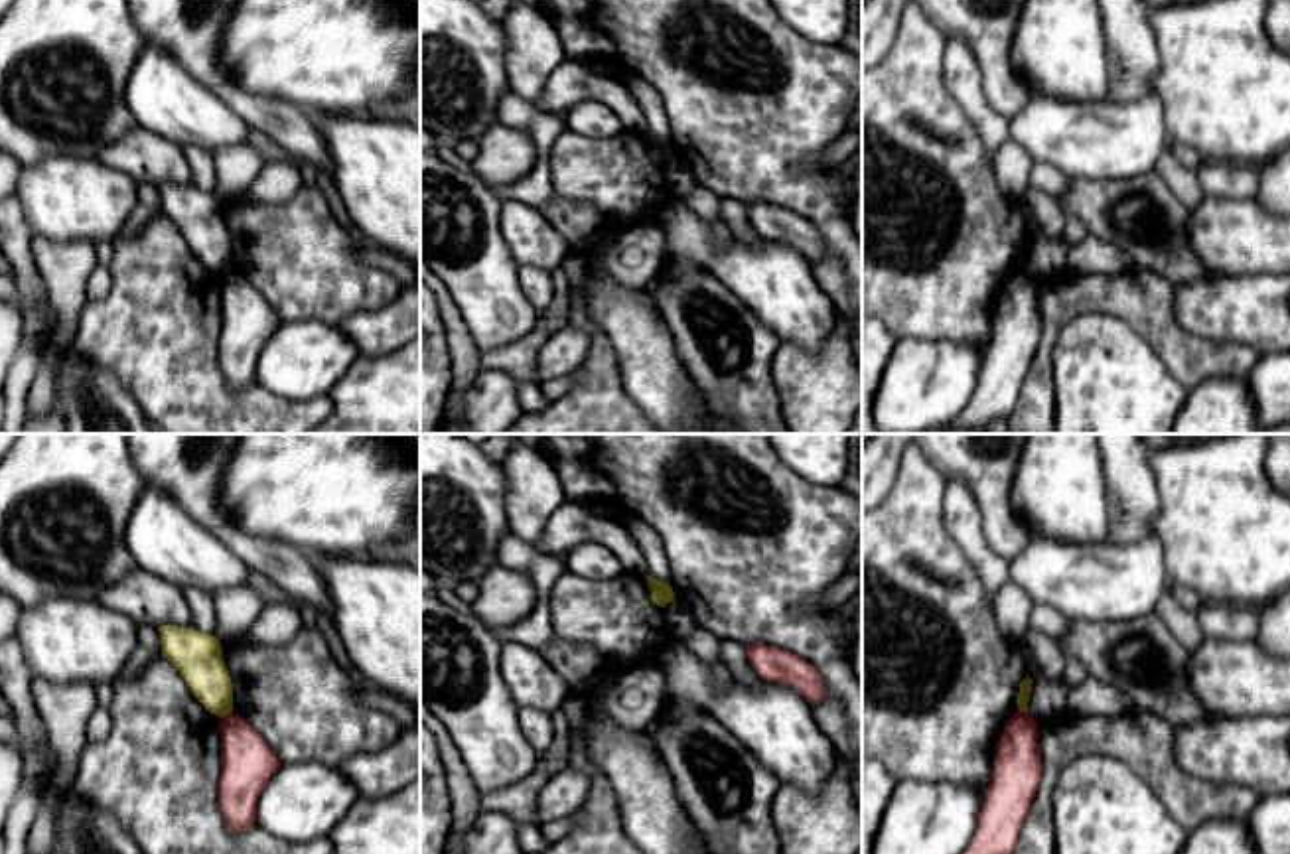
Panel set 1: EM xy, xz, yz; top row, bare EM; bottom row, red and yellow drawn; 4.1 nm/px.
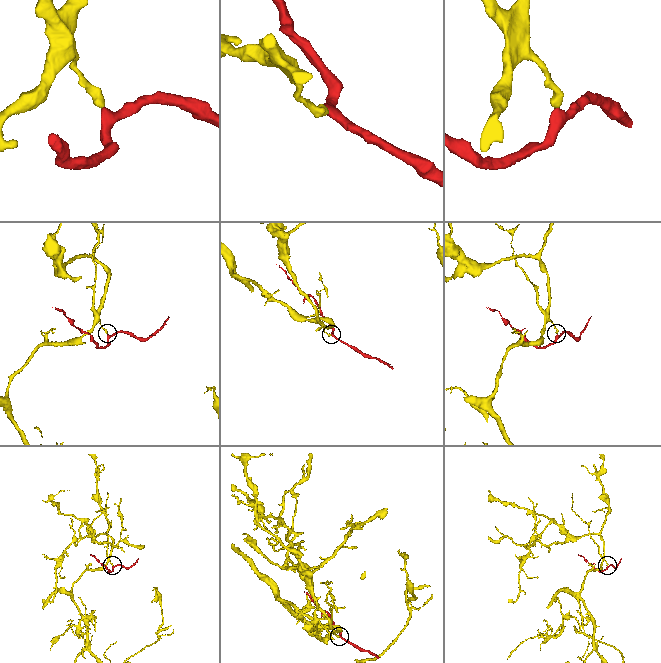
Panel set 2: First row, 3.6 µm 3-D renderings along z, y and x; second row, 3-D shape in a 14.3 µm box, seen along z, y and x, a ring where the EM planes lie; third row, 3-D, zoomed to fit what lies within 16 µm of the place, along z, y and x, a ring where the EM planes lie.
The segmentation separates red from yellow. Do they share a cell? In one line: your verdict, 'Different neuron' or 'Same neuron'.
Different neuron

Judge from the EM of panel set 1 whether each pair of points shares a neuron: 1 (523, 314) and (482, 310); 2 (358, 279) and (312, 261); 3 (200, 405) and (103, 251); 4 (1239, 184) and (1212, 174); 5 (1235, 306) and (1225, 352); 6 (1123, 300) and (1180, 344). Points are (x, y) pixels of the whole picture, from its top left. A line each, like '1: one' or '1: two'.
1: one
2: one
3: two
4: one
5: two
6: one

